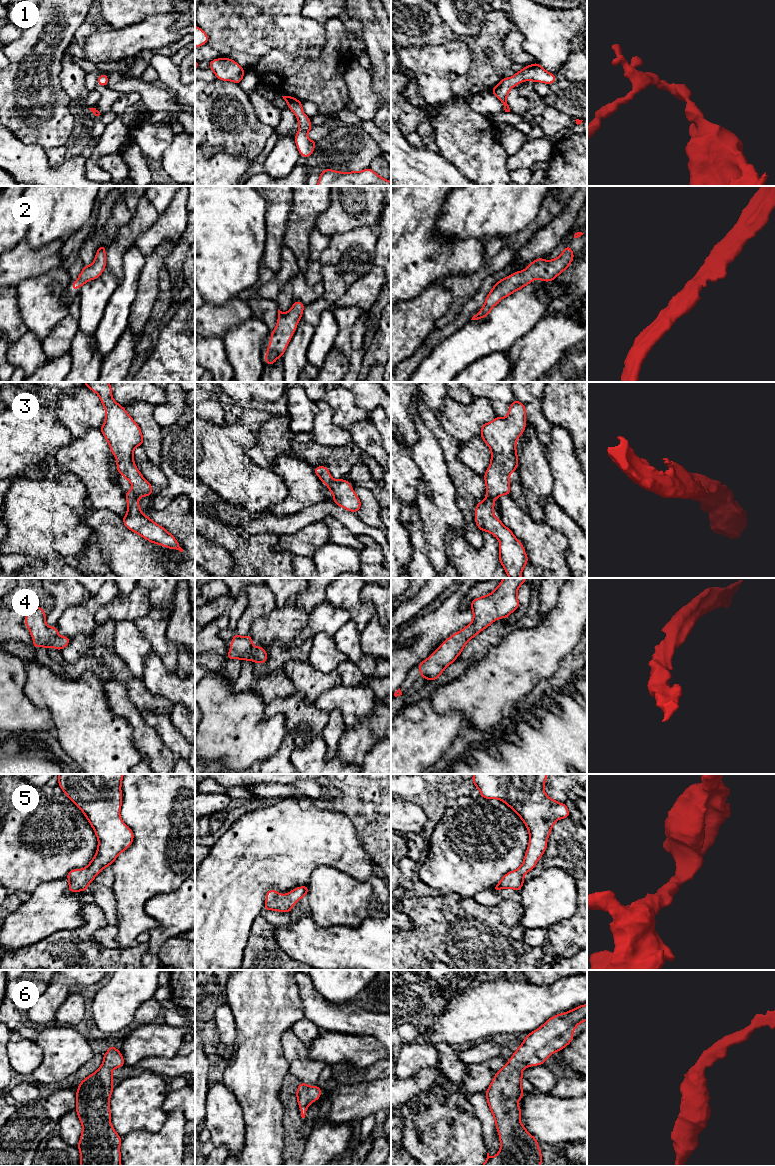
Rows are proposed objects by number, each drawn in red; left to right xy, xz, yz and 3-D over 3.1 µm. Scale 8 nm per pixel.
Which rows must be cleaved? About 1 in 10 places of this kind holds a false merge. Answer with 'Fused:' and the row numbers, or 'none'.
Fused: none

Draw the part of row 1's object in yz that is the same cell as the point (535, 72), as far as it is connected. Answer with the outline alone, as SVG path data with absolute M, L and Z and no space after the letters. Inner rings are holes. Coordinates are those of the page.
M535 62L516 72L513 77L504 77L492 88L491 92L504 104L505 112L510 112L507 95L514 86L524 81L541 82L550 85L556 80L557 77L554 74L547 72L540 64Z

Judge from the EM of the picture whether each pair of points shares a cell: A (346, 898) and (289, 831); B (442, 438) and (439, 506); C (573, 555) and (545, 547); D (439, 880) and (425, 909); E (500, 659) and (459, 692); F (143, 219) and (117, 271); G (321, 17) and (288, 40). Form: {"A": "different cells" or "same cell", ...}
{"A": "different cells", "B": "different cells", "C": "different cells", "D": "different cells", "E": "same cell", "F": "same cell", "G": "different cells"}

